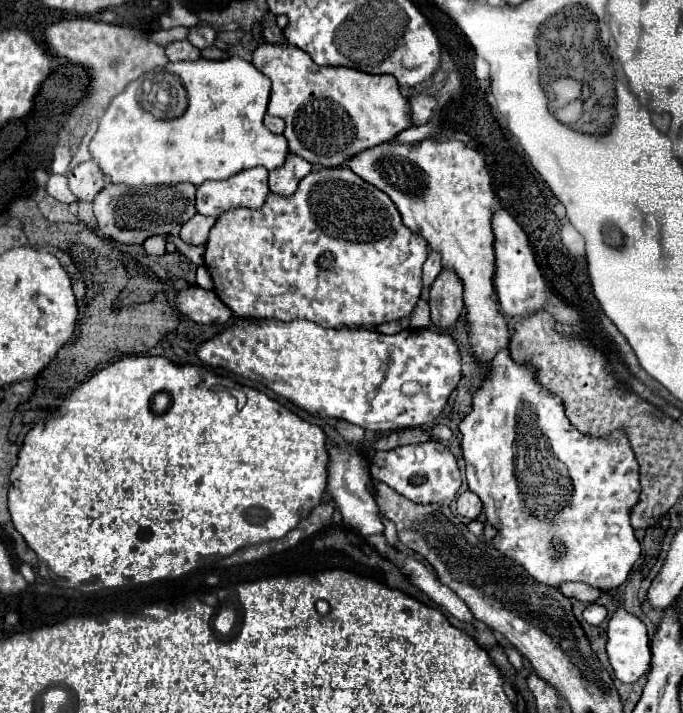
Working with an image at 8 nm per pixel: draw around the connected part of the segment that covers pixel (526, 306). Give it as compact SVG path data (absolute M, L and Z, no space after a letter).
M498 206L496 212L492 214L492 230L494 230L494 252L496 252L496 272L492 280L502 310L508 316L522 316L540 310L546 300L546 284L534 262L534 254L530 250L524 230L502 206Z

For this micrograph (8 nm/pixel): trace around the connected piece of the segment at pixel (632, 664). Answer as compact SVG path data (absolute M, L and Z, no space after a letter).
M620 604L610 618L606 650L620 682L638 682L650 672L652 652L646 626Z

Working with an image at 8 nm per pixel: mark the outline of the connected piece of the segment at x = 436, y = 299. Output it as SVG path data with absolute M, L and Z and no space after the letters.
M442 270L440 278L434 280L430 288L430 310L432 310L432 322L440 328L454 326L464 302L462 302L462 280L456 276L454 270Z

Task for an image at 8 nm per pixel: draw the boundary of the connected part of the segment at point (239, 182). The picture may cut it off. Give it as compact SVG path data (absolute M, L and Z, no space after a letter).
M262 166L238 172L222 182L204 182L196 192L196 210L218 218L230 208L260 208L268 196L268 170Z

